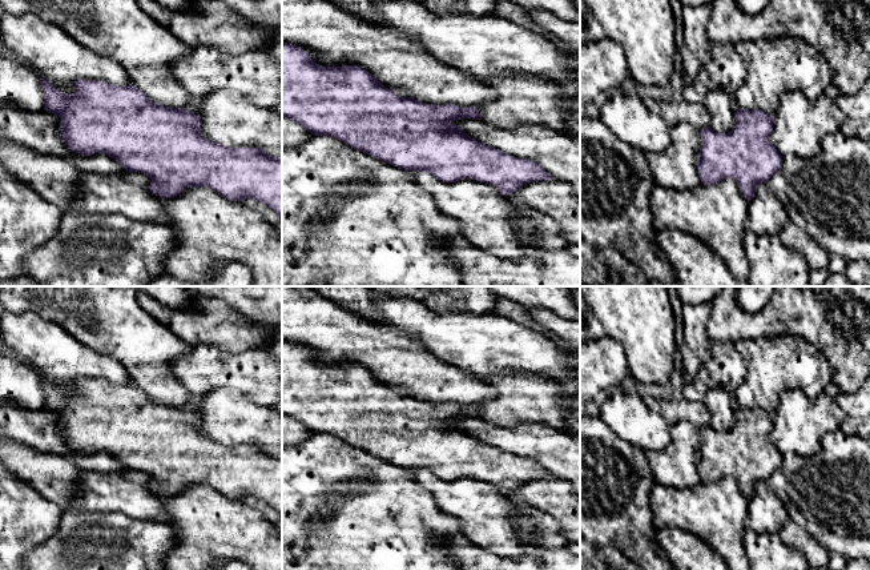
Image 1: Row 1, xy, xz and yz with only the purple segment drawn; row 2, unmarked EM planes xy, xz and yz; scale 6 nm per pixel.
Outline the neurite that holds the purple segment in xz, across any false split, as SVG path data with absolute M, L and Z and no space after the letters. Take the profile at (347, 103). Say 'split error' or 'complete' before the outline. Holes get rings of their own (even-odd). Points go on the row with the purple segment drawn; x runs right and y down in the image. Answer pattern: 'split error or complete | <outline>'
complete | M282 41L282 116L295 121L314 136L334 137L371 157L404 170L428 172L444 182L472 178L487 182L508 196L520 186L543 180L555 180L539 164L513 157L471 139L462 128L451 123L458 119L483 120L475 107L432 105L415 97L398 97L375 76L357 65L319 67L301 47Z

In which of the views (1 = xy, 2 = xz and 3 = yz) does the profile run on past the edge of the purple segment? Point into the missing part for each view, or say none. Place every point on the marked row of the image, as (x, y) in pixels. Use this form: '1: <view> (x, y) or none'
1: none
2: none
3: none

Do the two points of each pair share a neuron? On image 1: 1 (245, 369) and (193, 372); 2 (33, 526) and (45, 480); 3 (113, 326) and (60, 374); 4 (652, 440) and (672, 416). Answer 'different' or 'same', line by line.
1: same
2: different
3: different
4: different

